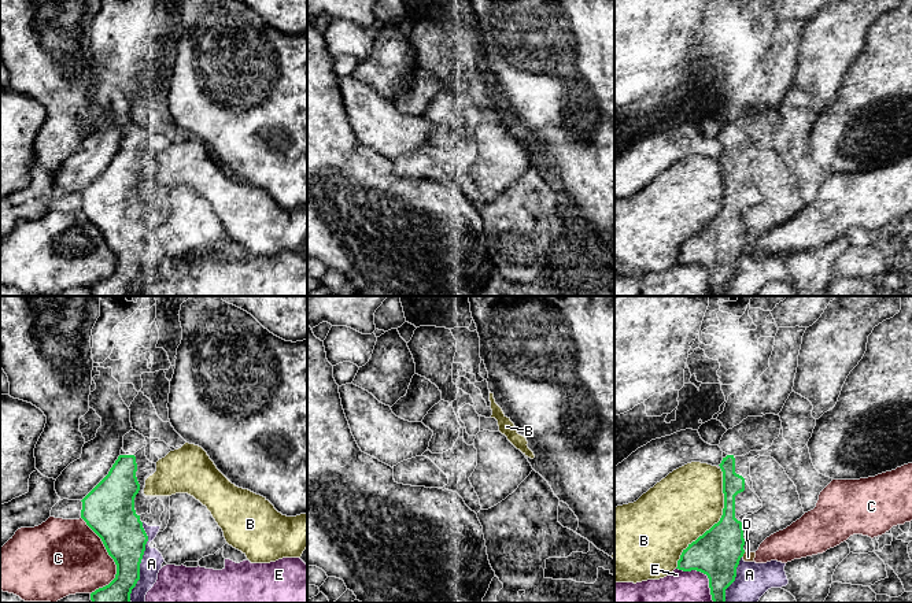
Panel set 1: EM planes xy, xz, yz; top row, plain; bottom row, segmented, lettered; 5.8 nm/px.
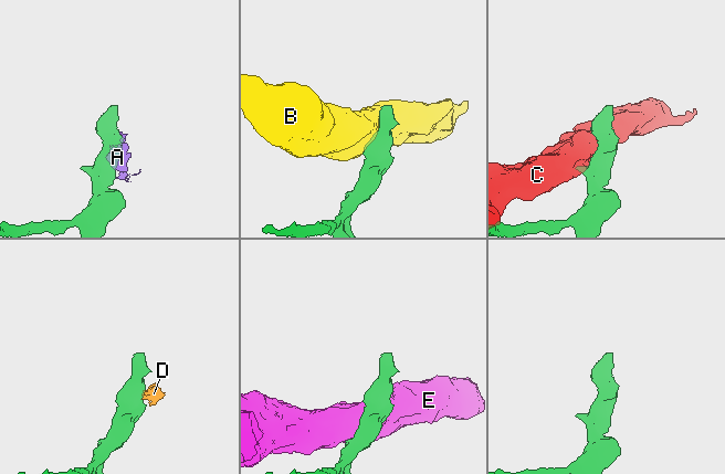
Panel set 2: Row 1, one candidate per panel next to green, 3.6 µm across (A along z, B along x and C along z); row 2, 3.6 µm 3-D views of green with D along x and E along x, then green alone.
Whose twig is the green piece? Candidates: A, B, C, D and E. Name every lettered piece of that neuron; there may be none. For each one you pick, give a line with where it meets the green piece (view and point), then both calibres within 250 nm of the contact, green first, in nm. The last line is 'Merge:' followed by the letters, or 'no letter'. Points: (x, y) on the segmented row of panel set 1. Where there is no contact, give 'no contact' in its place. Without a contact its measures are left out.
Merge: no letter

